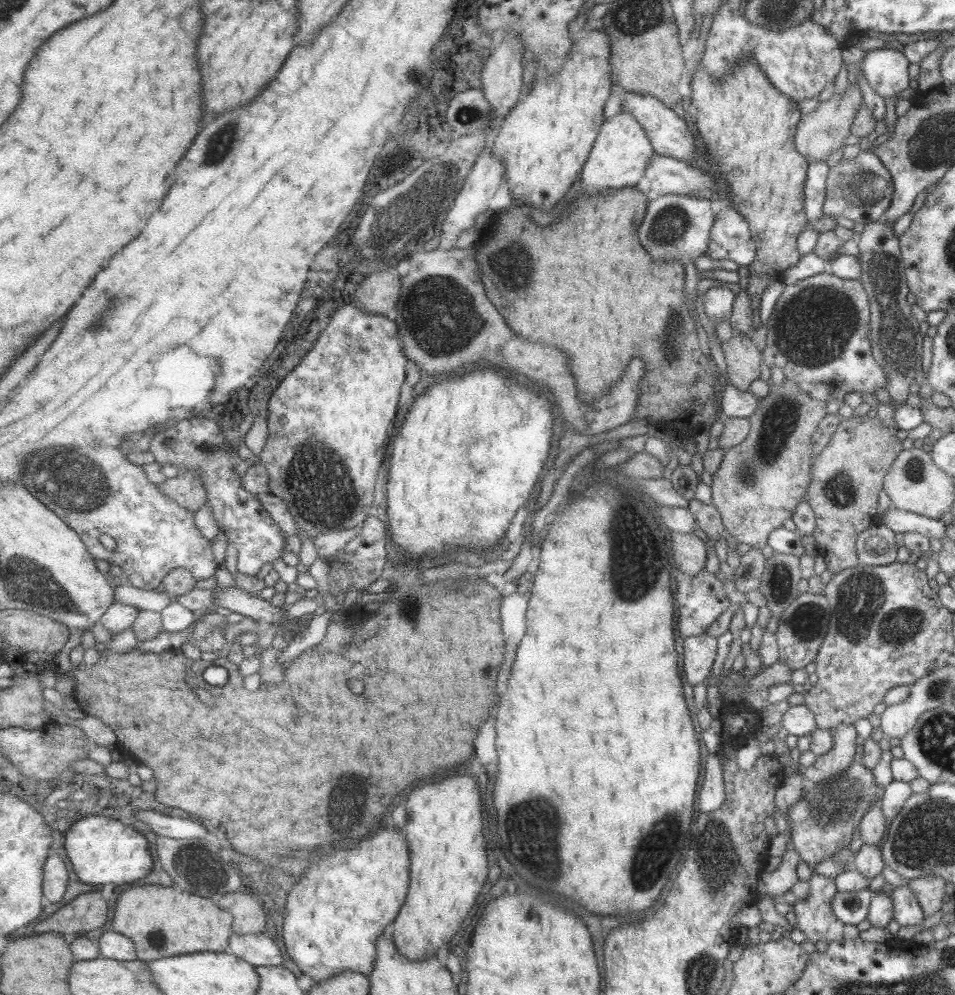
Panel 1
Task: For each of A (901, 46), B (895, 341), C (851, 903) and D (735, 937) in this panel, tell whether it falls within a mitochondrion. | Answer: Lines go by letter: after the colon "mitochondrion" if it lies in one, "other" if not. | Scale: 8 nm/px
A: other
B: mitochondrion
C: other
D: other

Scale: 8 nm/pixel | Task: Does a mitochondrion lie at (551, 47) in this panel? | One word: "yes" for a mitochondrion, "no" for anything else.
yes

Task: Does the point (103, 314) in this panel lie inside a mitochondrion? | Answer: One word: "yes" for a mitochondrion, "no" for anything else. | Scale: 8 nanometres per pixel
yes

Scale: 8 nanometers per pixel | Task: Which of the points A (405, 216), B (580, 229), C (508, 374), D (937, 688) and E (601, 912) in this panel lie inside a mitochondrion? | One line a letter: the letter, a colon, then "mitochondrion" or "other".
A: mitochondrion
B: other
C: other
D: mitochondrion
E: other

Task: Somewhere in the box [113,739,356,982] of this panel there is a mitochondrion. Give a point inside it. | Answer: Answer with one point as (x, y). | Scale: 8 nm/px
(156, 939)

